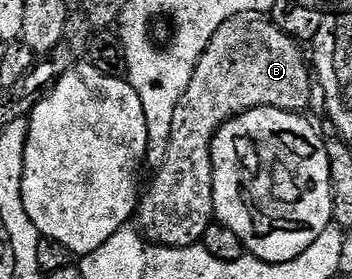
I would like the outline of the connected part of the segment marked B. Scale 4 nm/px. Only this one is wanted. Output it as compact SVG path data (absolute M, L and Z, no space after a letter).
M231 21L224 25L220 25L211 41L208 42L207 48L204 49L203 55L196 65L195 72L192 73L192 81L188 84L188 89L184 90L184 95L180 99L179 104L176 105L176 111L172 118L172 133L167 147L167 163L163 165L162 169L157 172L153 177L154 184L150 188L145 188L144 194L141 196L136 212L136 223L140 228L141 234L145 236L151 244L160 247L192 247L203 242L202 239L206 235L206 230L210 227L210 222L215 222L216 216L214 214L214 170L212 169L212 157L210 150L212 149L212 141L214 134L218 132L220 127L223 127L229 119L235 119L238 115L243 115L245 111L250 111L254 107L275 107L287 113L302 113L310 107L310 93L312 90L312 71L308 66L307 56L302 56L302 51L297 42L291 39L290 36L282 34L277 29L269 29L270 31L262 32L257 31L254 27L245 27L245 22Z

